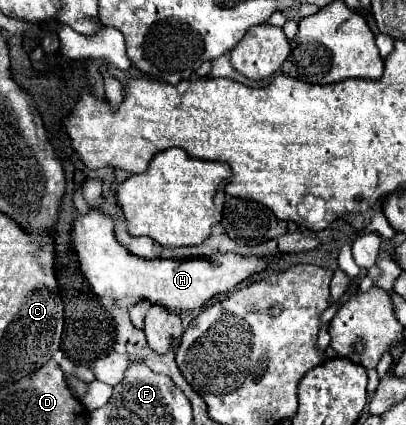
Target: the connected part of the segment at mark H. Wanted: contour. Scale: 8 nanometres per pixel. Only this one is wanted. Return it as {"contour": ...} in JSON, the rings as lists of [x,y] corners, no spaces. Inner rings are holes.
{"contour":[[[89,210],[73,222],[71,246],[79,260],[79,270],[97,296],[109,296],[117,306],[133,306],[141,300],[159,304],[173,312],[197,310],[211,298],[227,294],[249,276],[263,272],[273,256],[241,256],[235,252],[211,254],[211,258],[153,258],[143,260],[129,254],[115,238],[113,222],[101,210]]]}

